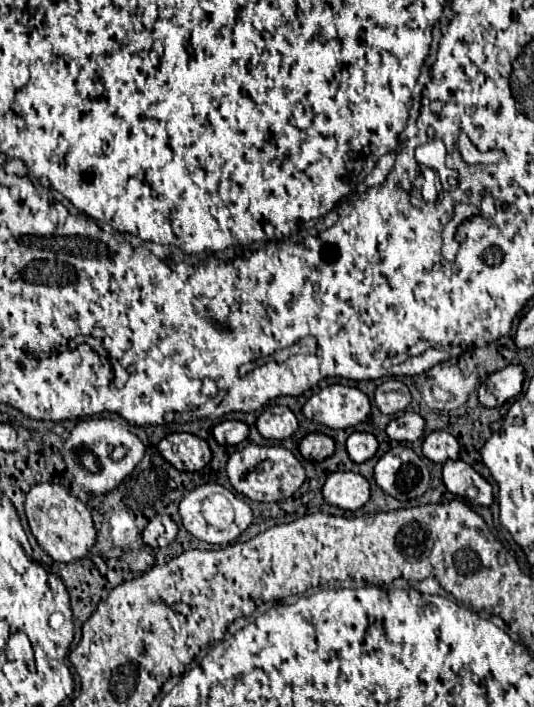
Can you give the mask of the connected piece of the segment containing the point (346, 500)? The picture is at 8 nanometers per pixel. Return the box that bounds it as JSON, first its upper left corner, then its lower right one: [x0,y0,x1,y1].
[322,472,370,512]

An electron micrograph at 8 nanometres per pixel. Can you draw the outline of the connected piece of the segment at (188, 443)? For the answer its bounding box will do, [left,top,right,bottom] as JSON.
[158,434,212,472]

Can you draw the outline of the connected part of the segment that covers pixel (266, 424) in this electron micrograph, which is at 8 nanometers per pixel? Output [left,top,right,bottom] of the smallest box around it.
[256,406,298,440]

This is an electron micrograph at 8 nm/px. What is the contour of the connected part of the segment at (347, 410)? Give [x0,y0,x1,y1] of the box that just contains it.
[302,384,370,428]

